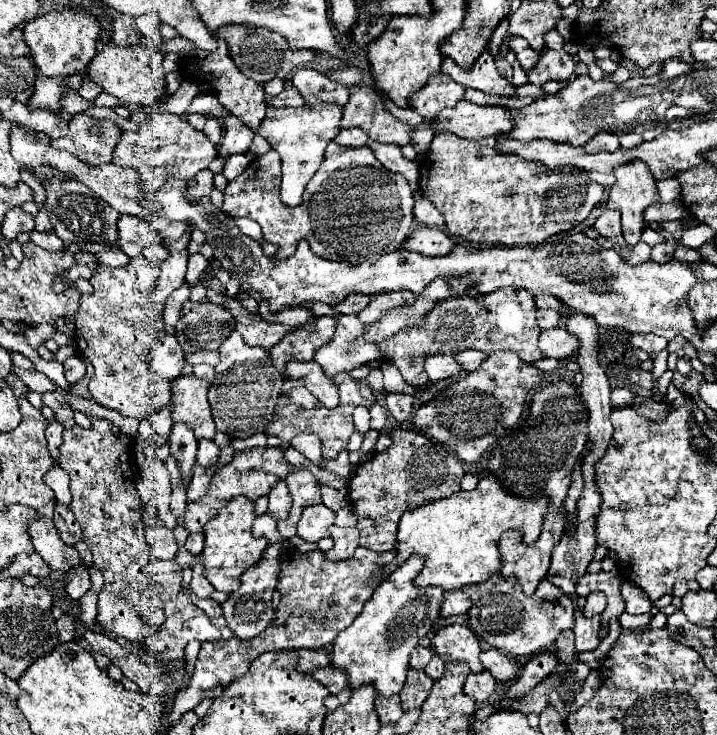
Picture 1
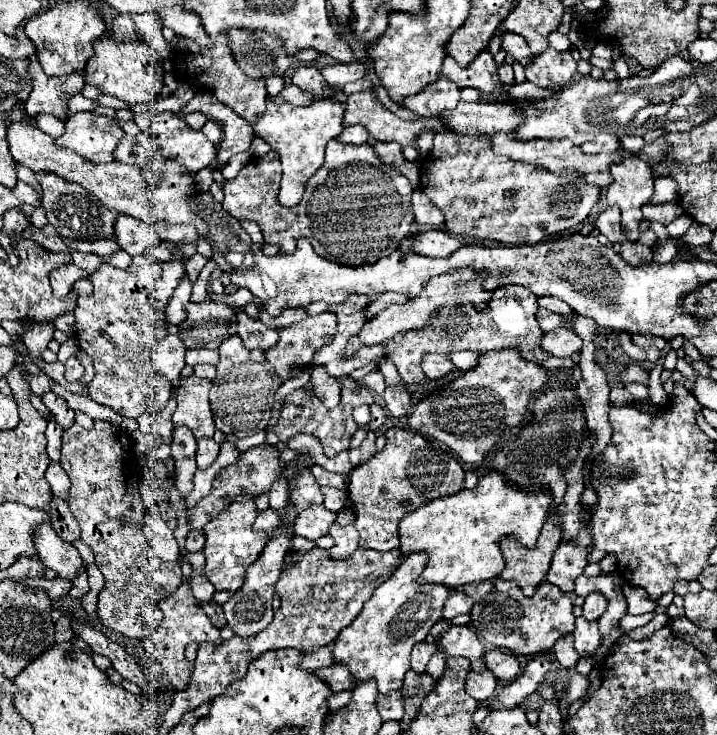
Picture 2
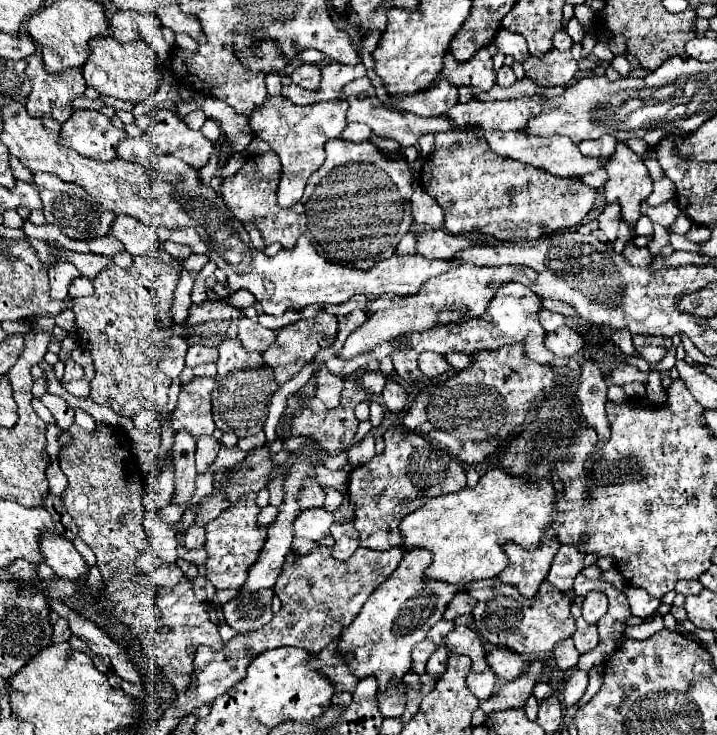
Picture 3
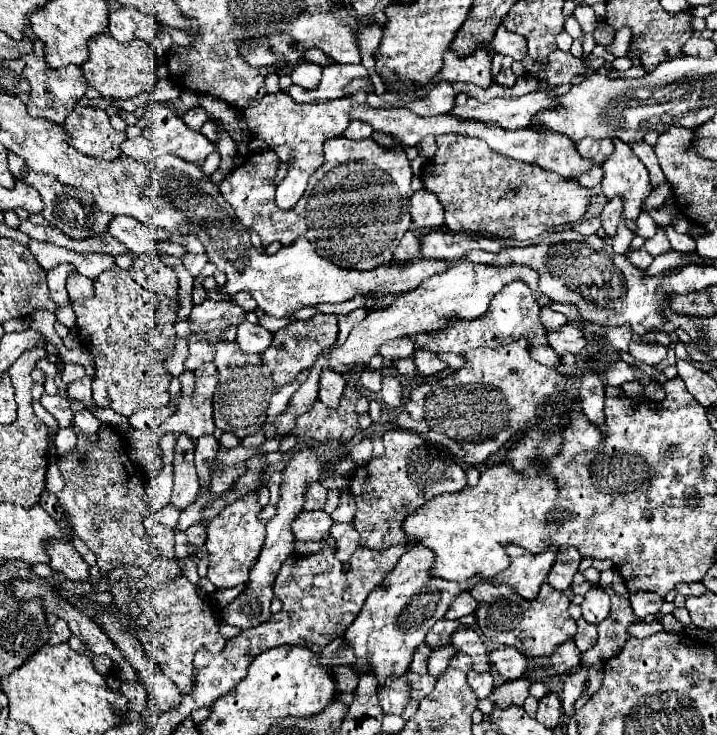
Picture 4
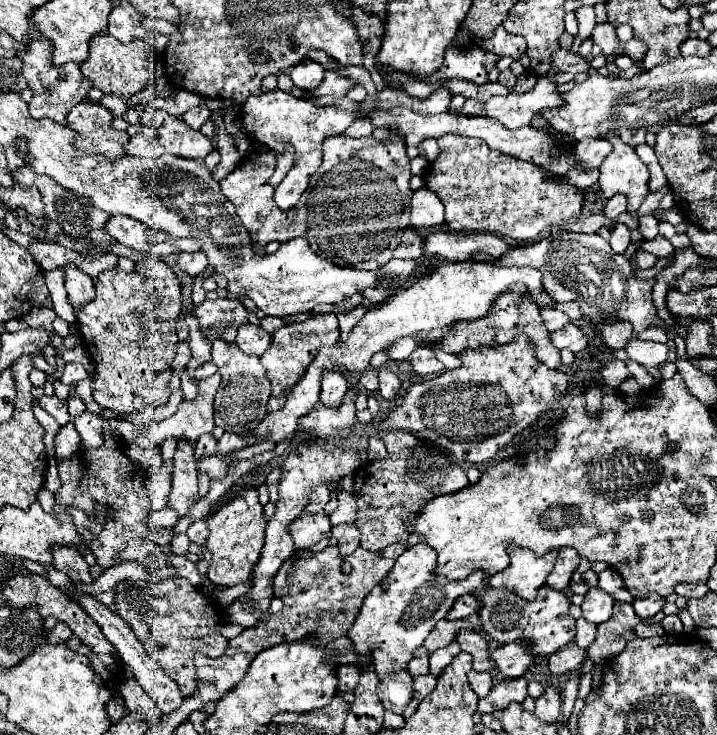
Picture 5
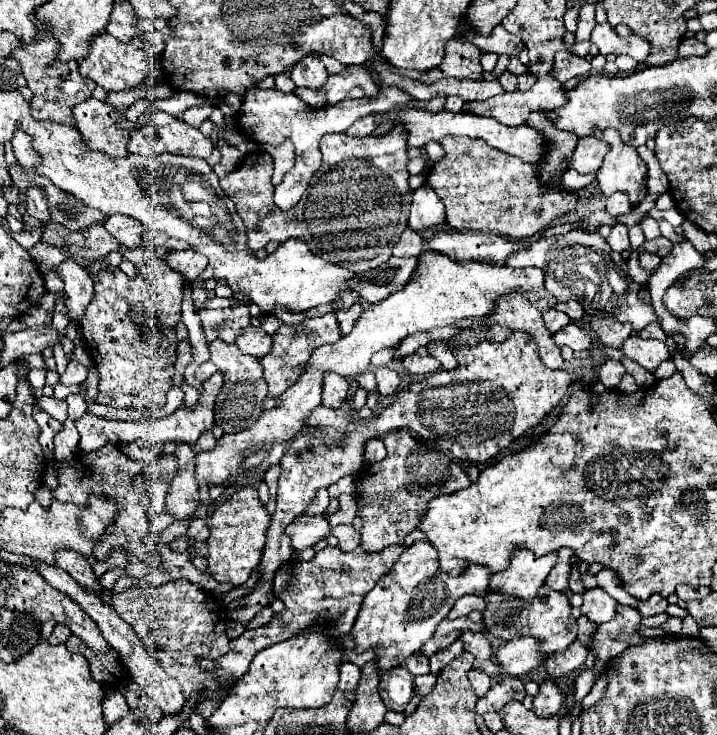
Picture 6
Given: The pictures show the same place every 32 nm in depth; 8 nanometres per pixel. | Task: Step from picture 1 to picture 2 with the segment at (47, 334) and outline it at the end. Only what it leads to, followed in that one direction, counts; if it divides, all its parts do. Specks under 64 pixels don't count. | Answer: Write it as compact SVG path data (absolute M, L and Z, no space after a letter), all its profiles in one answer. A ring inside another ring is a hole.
M30 324L22 336L28 352L24 354L26 362L36 362L42 358L42 352L48 348L48 342L54 338L54 326L44 324Z

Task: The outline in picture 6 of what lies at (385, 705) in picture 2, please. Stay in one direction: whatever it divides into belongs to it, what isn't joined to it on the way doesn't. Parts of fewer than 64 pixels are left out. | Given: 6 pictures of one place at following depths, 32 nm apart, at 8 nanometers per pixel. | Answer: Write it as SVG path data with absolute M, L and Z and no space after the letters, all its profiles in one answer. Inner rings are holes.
M396 666L382 674L378 692L386 704L386 708L404 712L406 704L414 696L414 676L408 672L406 666Z

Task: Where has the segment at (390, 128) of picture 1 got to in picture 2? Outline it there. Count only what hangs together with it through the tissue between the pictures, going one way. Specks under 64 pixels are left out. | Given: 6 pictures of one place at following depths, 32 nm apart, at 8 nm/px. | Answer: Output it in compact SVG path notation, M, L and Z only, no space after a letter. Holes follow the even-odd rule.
M372 92L350 94L346 102L346 126L362 124L376 140L394 140L400 146L414 144L422 130L442 132L448 130L440 118L402 120L388 108L384 108Z

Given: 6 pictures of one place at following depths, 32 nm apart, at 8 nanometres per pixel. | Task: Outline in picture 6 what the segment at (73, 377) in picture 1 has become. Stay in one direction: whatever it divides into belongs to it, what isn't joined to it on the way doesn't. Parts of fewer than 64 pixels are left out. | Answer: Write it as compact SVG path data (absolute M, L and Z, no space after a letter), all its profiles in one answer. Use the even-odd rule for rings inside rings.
M68 362L66 366L66 372L60 376L60 384L64 386L80 386L88 376L88 370L86 366L82 366L80 362Z

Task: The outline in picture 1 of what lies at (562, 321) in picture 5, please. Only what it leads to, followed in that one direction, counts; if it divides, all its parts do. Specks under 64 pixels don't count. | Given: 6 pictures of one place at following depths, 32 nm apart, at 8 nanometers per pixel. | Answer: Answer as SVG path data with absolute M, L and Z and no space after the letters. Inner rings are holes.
M536 310L536 320L538 320L538 326L540 330L550 330L550 328L556 328L560 326L562 322L562 316L554 310Z

